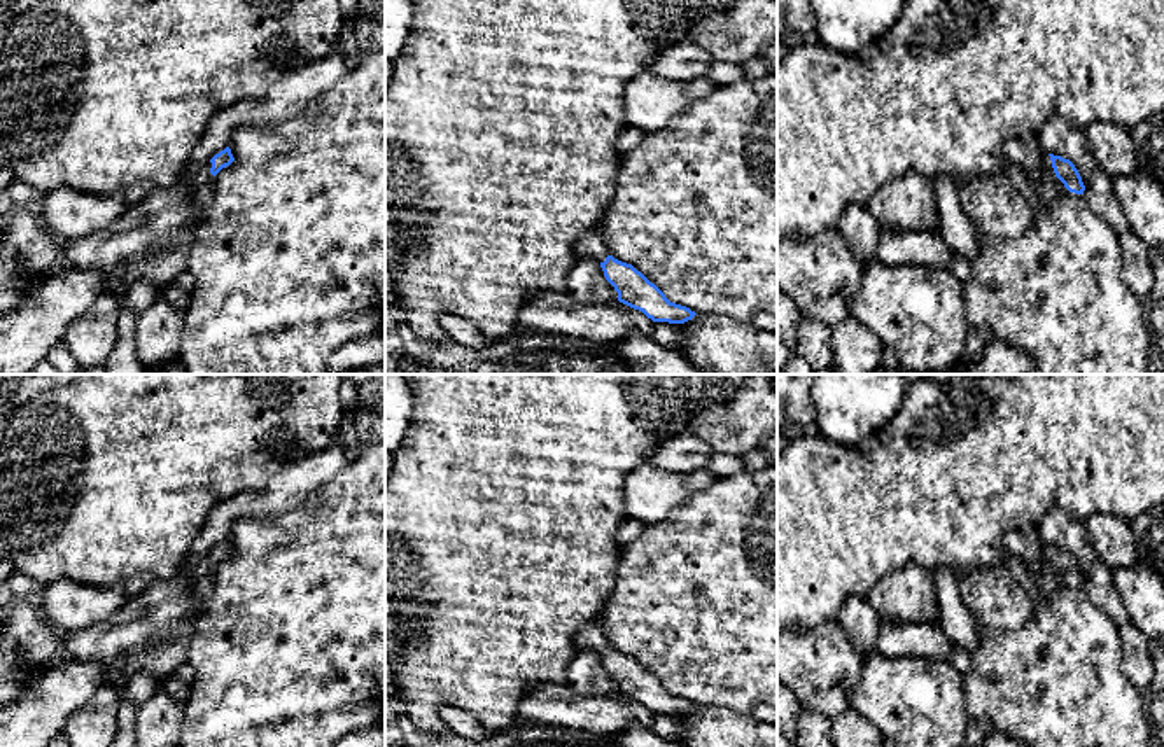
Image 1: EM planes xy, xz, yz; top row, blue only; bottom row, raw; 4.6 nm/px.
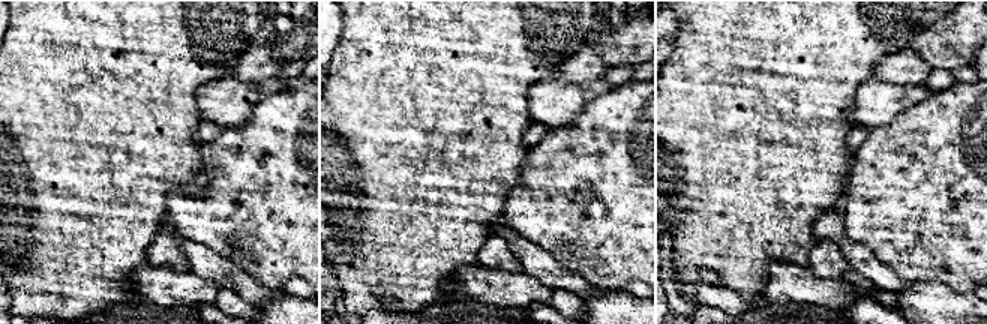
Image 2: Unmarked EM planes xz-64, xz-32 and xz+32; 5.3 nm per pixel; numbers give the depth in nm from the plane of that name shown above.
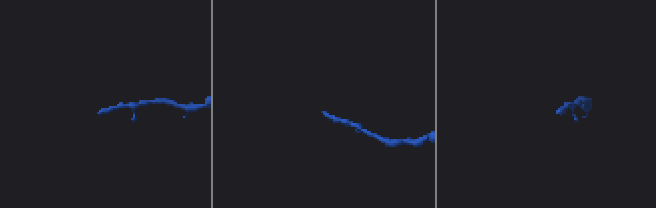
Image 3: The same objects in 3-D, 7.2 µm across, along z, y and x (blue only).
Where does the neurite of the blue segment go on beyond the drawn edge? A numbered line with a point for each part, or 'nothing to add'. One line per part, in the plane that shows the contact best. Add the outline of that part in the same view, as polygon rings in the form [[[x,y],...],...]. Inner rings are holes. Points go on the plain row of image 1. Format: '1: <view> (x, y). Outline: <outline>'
1: yz (1005, 597). Outline: [[[1047,546],[1040,576],[1033,576],[1020,563],[975,569],[959,576],[959,595],[982,626],[1015,630],[1029,623],[1040,600],[1048,597],[1059,583],[1068,581],[1055,569]]]

